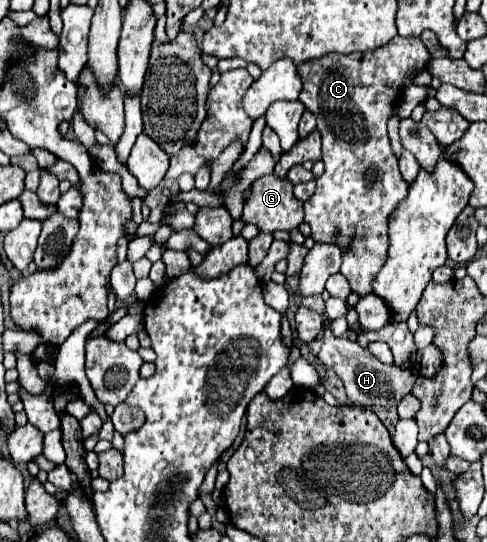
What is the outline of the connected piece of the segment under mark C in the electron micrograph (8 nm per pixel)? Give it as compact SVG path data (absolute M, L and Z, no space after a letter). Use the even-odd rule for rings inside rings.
M394 36L386 46L368 52L352 52L352 54L326 54L324 58L316 58L316 62L304 62L298 66L298 74L302 78L300 102L316 114L318 132L322 134L322 160L326 164L326 172L316 180L316 192L310 200L304 202L306 222L312 228L312 238L324 242L336 242L344 252L344 272L352 290L360 296L372 292L372 280L378 270L384 266L388 258L388 220L390 214L398 208L398 204L406 198L408 186L400 176L398 160L392 154L388 140L388 118L392 112L392 102L400 100L400 90L404 88L406 78L418 76L430 62L430 54L420 38L402 38ZM368 170L376 172L376 180L372 186L366 186ZM340 228L340 236L334 236L334 230Z

